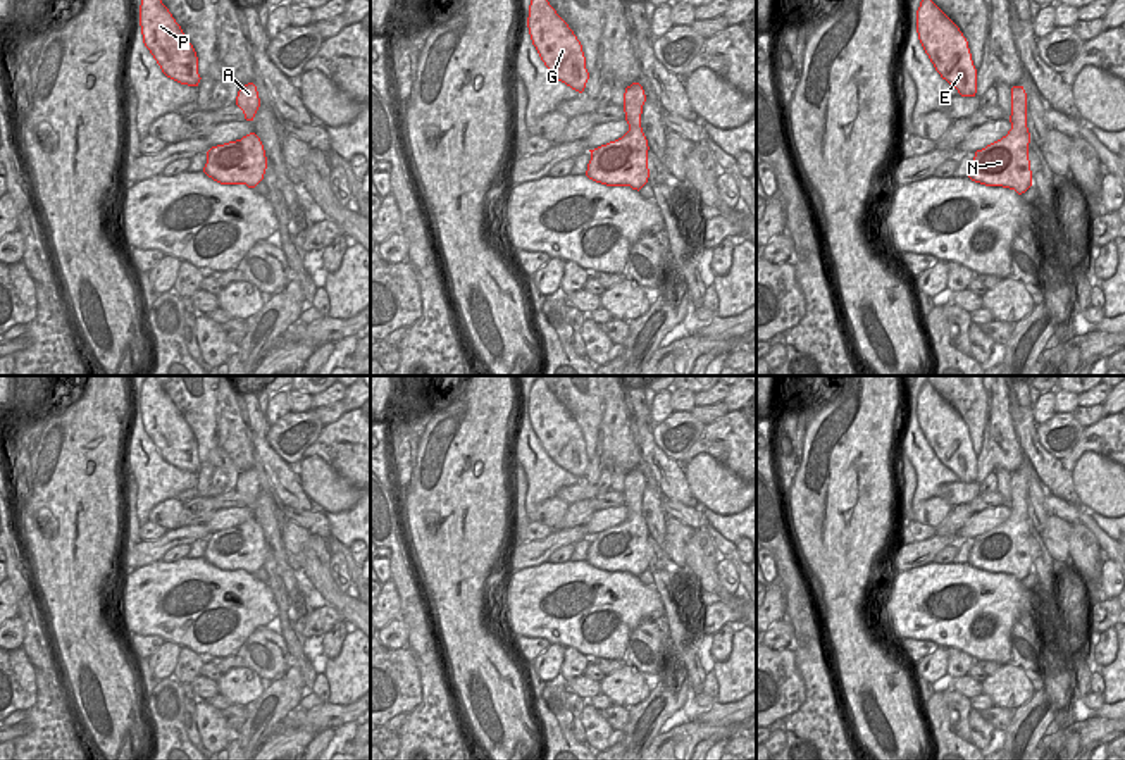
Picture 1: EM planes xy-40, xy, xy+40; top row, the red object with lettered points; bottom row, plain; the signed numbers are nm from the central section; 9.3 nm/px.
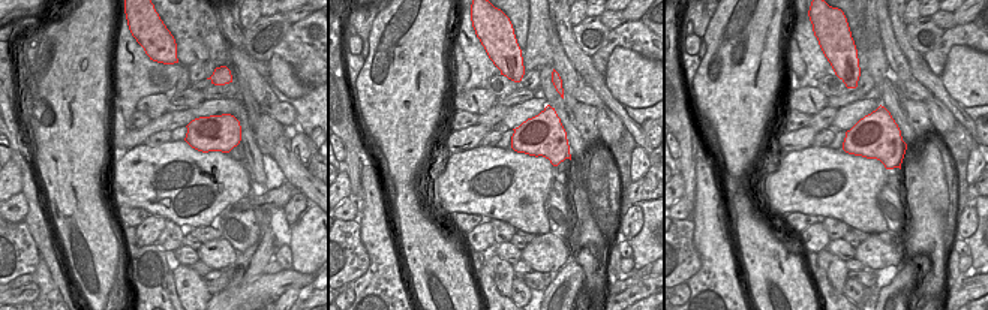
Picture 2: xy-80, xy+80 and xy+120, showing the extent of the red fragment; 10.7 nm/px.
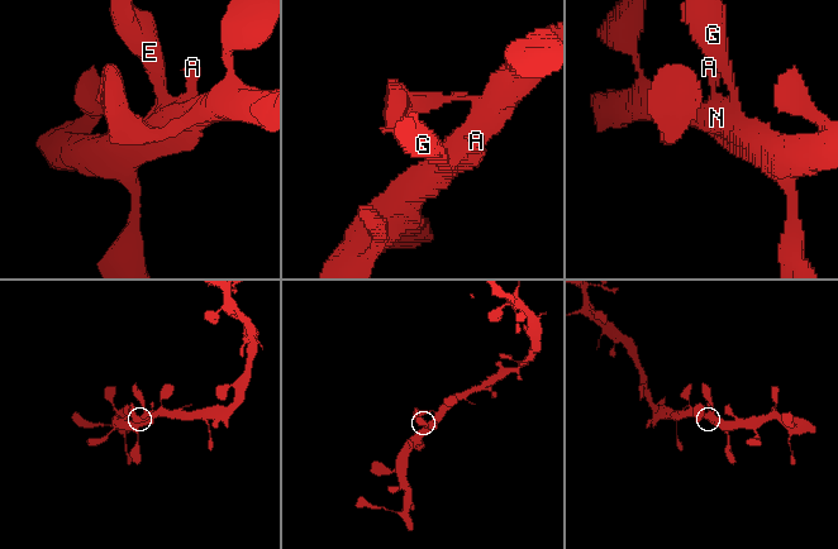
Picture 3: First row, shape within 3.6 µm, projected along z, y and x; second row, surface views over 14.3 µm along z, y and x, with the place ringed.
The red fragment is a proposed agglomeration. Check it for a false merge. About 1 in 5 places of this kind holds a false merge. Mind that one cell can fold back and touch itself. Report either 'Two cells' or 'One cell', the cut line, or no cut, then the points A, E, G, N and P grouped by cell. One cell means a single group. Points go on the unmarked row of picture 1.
One cell. No split. Groups: A E G N P

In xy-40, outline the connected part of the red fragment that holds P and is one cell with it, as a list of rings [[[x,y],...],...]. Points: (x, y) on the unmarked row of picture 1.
[[[155,376],[141,384],[140,412],[143,429],[162,458],[181,470],[198,472],[196,438]]]

